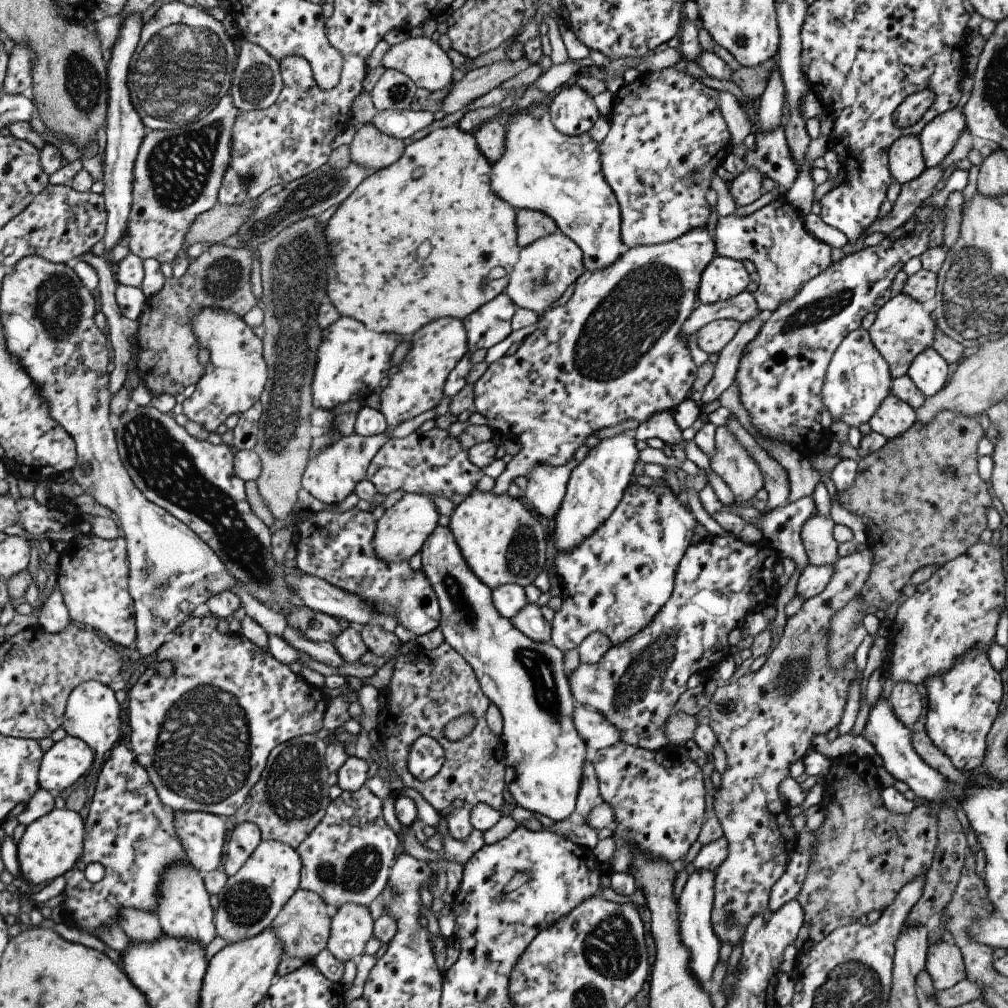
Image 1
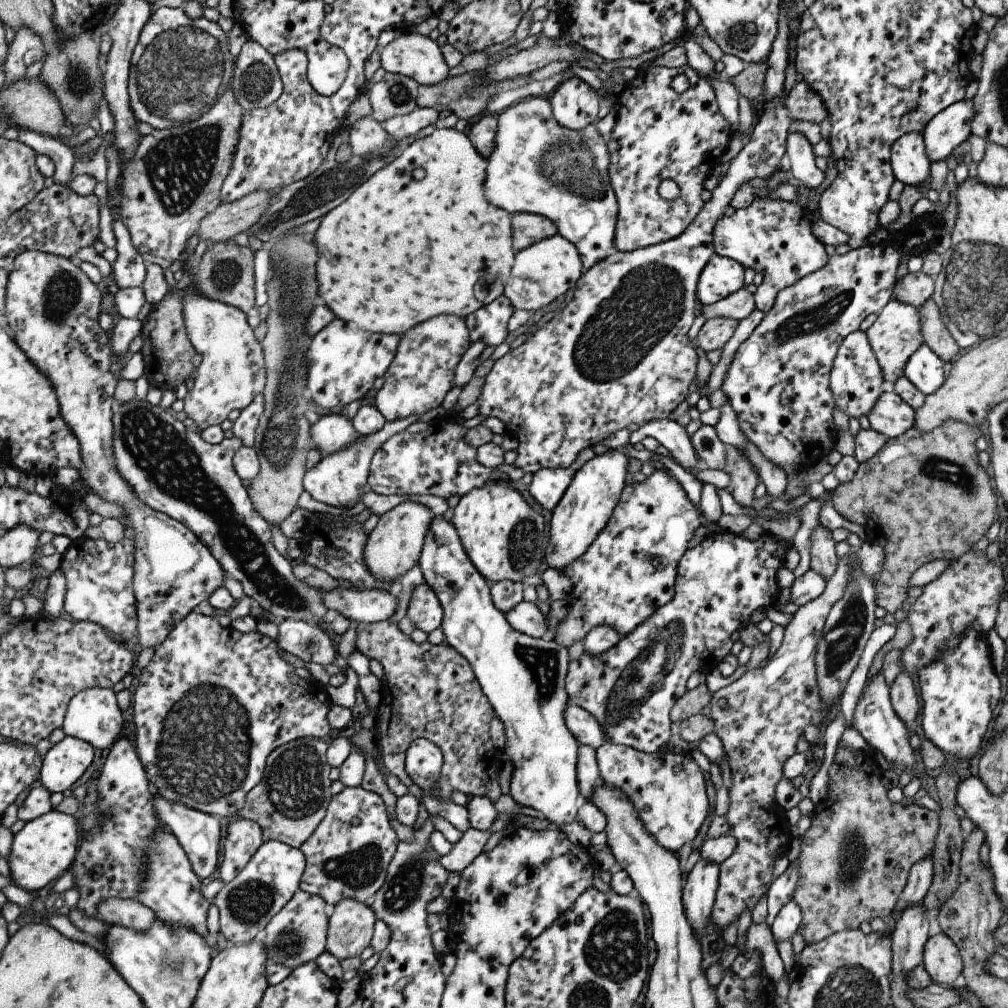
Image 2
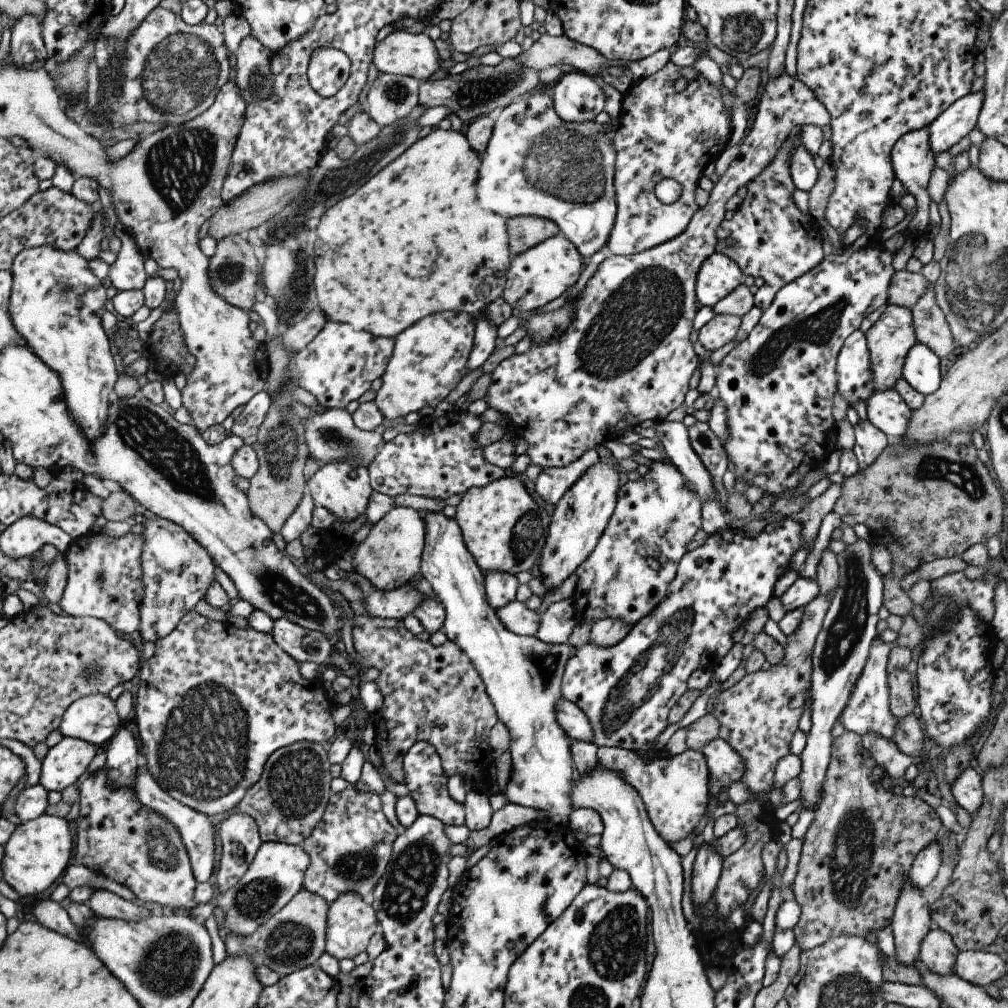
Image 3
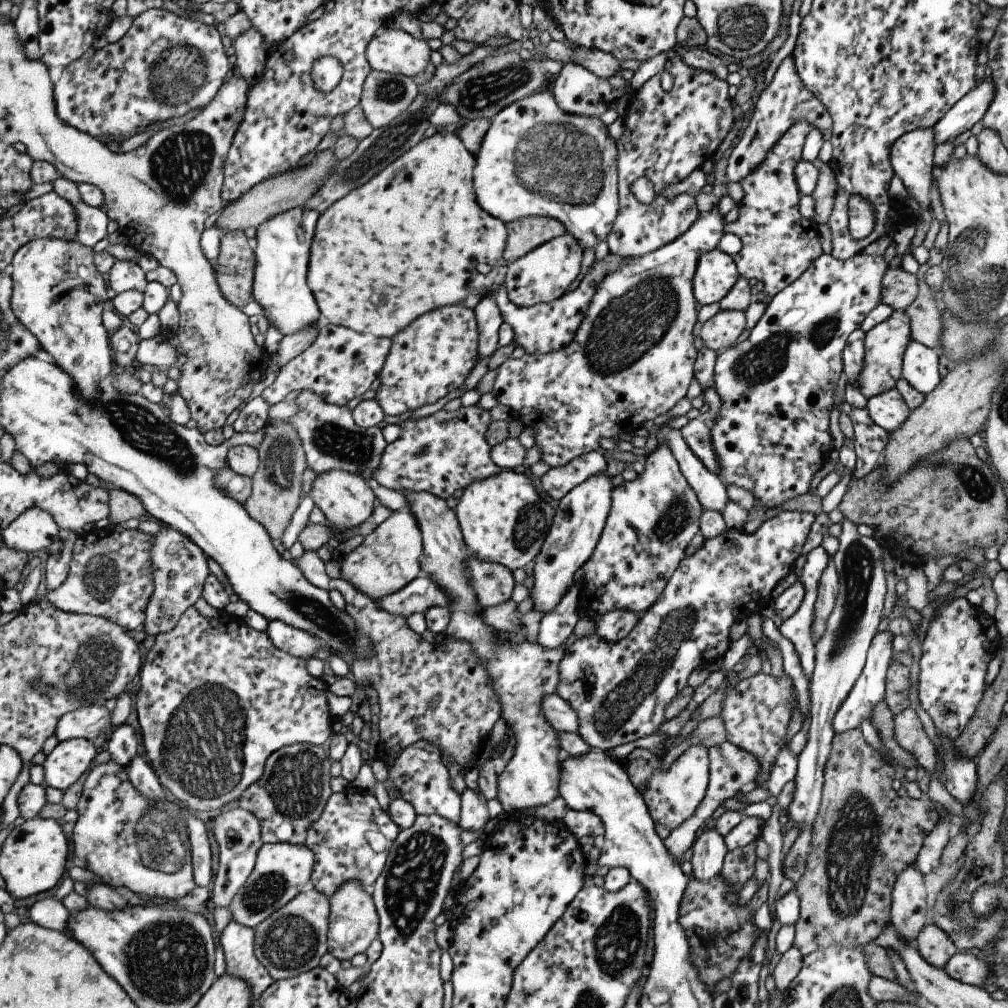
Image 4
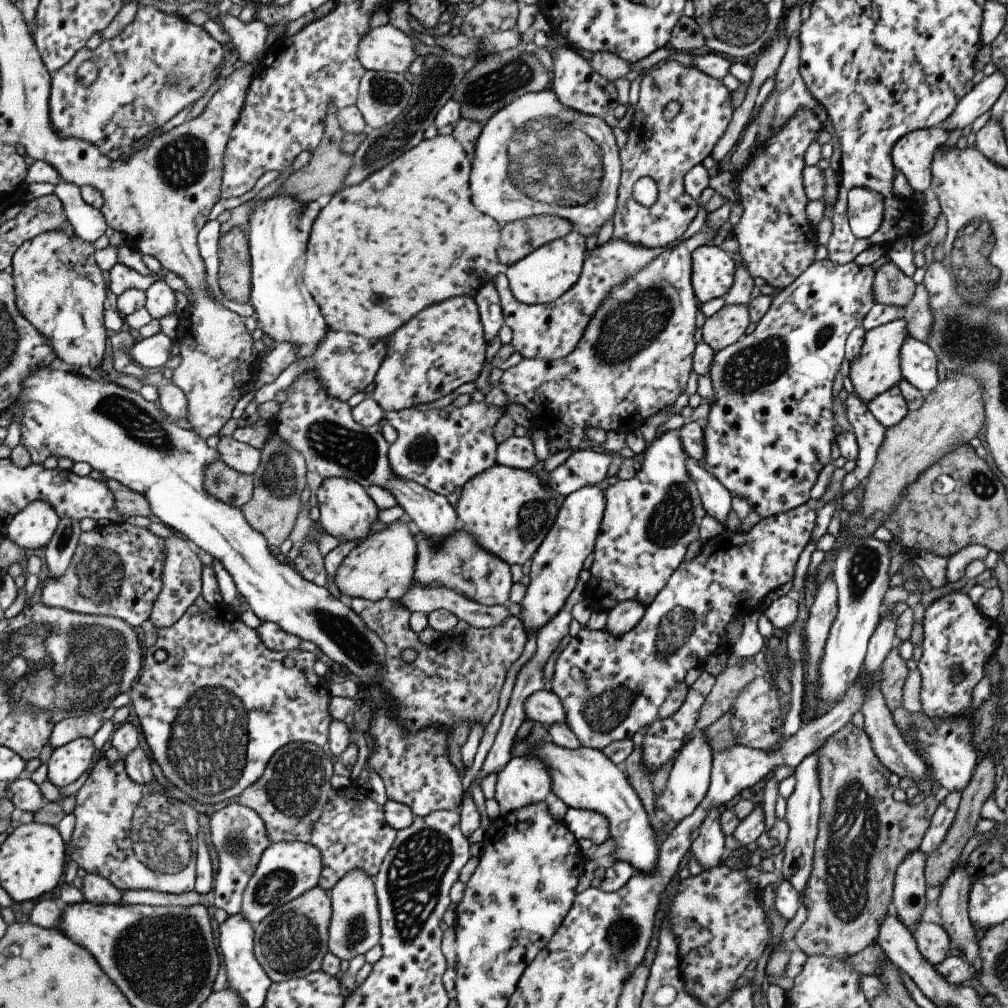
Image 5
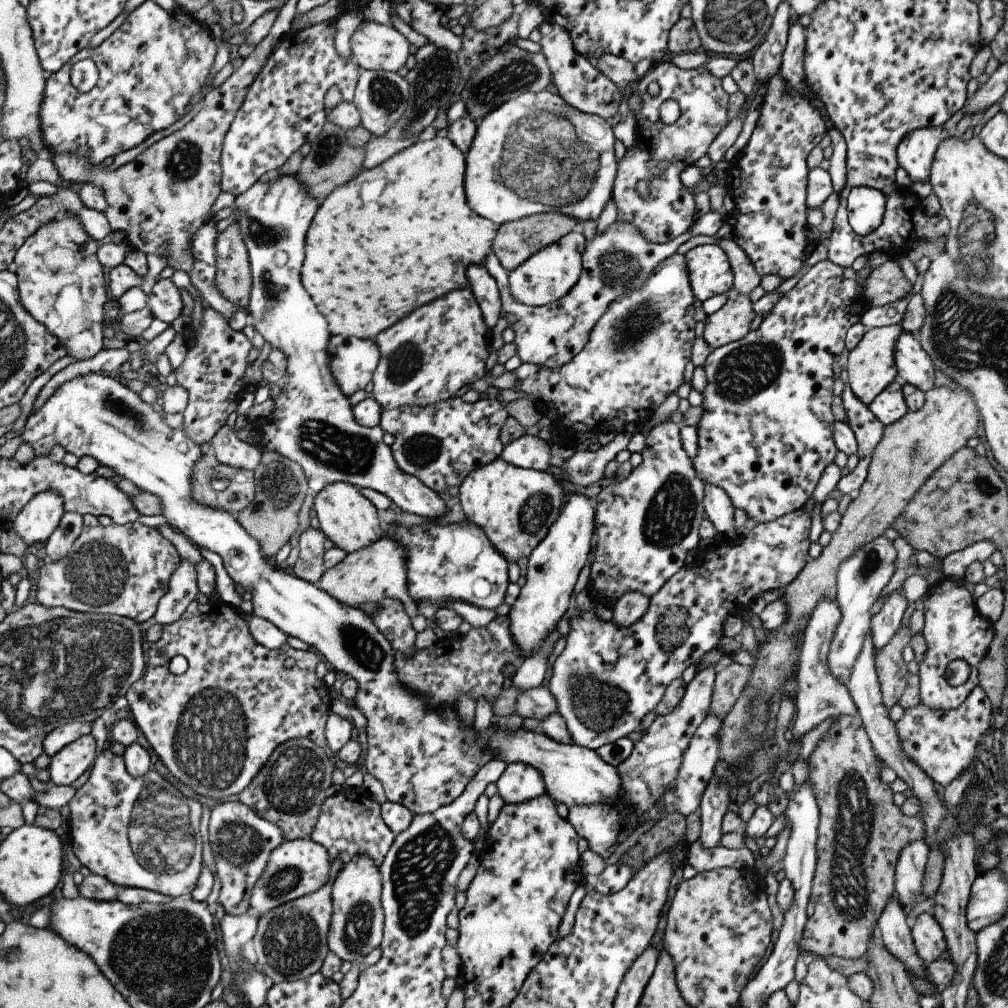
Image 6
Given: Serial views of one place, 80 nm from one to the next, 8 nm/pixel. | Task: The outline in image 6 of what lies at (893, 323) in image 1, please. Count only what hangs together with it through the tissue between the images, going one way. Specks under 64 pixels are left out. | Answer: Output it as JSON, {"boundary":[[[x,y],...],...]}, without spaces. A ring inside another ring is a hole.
{"boundary":[[[893,324],[890,326],[876,327],[866,331],[863,334],[857,346],[849,352],[847,356],[847,382],[851,393],[862,404],[868,406],[885,386],[889,386],[891,382],[899,379],[897,370],[895,369],[895,358],[893,358],[893,348],[895,348],[895,340],[901,334],[901,326]]]}

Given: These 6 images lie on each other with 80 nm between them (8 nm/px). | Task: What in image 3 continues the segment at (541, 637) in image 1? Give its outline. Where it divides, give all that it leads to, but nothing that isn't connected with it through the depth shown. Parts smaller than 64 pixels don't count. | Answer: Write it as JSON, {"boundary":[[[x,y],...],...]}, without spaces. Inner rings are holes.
{"boundary":[[[517,600],[505,604],[496,610],[497,620],[505,630],[512,634],[535,637],[539,628],[540,614],[529,610],[524,603]]]}

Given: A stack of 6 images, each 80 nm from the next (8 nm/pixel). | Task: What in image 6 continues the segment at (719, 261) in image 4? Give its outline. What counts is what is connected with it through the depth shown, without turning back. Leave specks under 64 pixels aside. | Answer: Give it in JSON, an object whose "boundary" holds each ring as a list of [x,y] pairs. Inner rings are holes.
{"boundary":[[[715,244],[695,246],[685,254],[689,287],[698,304],[716,295],[728,295],[732,273],[725,252]]]}

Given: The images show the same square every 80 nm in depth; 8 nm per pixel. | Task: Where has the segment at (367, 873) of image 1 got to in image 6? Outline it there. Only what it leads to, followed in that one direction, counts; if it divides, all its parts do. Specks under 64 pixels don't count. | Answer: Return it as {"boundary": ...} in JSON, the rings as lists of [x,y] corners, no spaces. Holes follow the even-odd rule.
{"boundary":[[[343,786],[323,800],[315,828],[309,838],[325,848],[329,864],[334,858],[338,858],[341,864],[347,864],[353,856],[365,854],[373,860],[375,866],[379,866],[393,843],[394,835],[381,819],[380,805],[369,798],[365,788]]]}

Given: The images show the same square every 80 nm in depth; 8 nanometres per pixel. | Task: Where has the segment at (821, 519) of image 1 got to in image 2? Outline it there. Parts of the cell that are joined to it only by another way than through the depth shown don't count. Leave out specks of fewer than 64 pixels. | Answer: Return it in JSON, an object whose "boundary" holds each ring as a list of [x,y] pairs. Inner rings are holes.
{"boundary":[[[821,524],[815,526],[811,532],[811,548],[809,548],[809,568],[819,572],[819,576],[827,579],[837,565],[838,557],[835,553],[835,542],[831,539],[831,531],[825,530]]]}

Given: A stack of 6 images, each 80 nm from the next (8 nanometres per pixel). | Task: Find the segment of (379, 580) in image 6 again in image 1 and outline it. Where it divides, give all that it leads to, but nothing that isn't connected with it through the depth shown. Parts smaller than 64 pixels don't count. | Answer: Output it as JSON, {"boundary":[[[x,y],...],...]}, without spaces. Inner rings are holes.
{"boundary":[[[405,491],[405,494],[393,506],[384,510],[383,515],[376,521],[373,534],[375,556],[383,562],[408,562],[411,556],[421,549],[425,538],[438,527],[438,517],[433,497]]]}

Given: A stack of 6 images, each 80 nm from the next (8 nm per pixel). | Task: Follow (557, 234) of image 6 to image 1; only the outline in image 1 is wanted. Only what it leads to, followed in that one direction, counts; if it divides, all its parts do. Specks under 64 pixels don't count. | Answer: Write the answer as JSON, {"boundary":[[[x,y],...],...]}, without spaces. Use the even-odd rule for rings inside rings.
{"boundary":[[[525,208],[516,210],[515,231],[517,246],[523,249],[537,238],[554,234],[558,229],[547,214]]]}

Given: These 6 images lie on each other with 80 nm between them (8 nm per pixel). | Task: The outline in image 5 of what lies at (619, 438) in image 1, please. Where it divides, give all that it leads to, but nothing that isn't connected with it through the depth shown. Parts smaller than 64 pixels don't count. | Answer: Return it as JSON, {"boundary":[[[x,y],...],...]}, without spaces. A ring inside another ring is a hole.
{"boundary":[[[595,485],[578,488],[563,499],[548,533],[530,558],[529,583],[518,602],[520,615],[517,618],[524,626],[526,636],[530,632],[536,633],[549,622],[574,589],[583,560],[593,550],[604,506],[604,492]]]}

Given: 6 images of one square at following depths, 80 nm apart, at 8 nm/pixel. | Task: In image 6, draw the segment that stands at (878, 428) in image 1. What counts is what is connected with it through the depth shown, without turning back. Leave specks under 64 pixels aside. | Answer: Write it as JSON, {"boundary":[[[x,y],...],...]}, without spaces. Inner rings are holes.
{"boundary":[[[897,379],[885,386],[867,409],[883,426],[891,425],[902,418],[908,411],[901,394],[901,381]]]}

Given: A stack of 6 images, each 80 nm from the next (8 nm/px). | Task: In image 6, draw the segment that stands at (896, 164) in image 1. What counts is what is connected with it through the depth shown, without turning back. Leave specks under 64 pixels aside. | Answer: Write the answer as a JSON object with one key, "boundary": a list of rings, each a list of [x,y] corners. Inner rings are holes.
{"boundary":[[[927,127],[913,130],[897,144],[897,167],[907,173],[912,184],[927,181],[935,150],[939,142],[949,138],[950,134],[941,127]]]}

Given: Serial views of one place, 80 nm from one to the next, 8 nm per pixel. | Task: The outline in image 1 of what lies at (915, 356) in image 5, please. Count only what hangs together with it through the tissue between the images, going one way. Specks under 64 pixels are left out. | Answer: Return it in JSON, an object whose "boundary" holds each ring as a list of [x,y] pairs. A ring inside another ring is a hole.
{"boundary":[[[927,347],[923,352],[917,354],[916,358],[913,358],[906,374],[924,398],[931,397],[945,386],[947,366],[935,350]]]}

